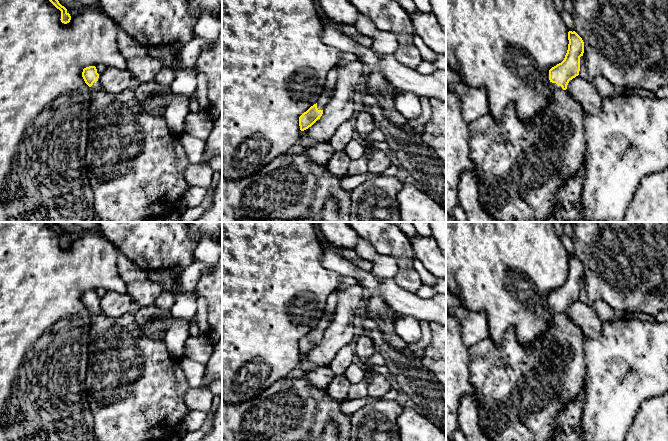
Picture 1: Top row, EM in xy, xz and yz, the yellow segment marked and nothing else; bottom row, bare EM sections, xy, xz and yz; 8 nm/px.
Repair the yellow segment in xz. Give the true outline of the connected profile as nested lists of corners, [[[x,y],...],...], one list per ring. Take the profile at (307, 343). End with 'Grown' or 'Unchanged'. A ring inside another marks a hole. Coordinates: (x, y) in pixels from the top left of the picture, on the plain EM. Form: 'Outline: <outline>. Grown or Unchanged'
Outline: [[[325,316],[320,319],[318,326],[311,330],[299,341],[300,354],[304,355],[311,351],[323,338],[323,332],[332,321],[333,316]]]. Grown

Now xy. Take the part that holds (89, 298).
Outline: [[[95,290],[83,293],[82,301],[91,314],[88,368],[86,371],[86,392],[87,401],[94,418],[94,434],[96,441],[162,441],[168,434],[177,432],[178,426],[191,412],[184,402],[184,396],[190,388],[186,375],[179,365],[178,359],[173,358],[163,341],[155,341],[145,336],[140,326],[136,323],[135,317],[127,313],[119,318],[107,317],[101,312],[98,305],[99,298]]]. Grown

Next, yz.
Outline: [[[575,255],[568,256],[568,264],[568,274],[564,284],[549,294],[552,313],[550,325],[530,347],[523,346],[517,340],[514,329],[509,328],[500,346],[488,337],[468,348],[470,381],[478,400],[479,428],[491,441],[550,441],[557,414],[584,386],[586,376],[586,362],[583,357],[584,334],[566,314],[569,305],[579,299],[584,266]]]. Grown

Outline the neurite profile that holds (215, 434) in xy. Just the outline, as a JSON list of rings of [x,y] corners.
[[[222,394],[217,411],[213,414],[210,431],[200,441],[222,441]]]

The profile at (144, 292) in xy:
[[[150,279],[133,281],[127,284],[127,293],[140,307],[154,304],[163,292],[161,284]]]

